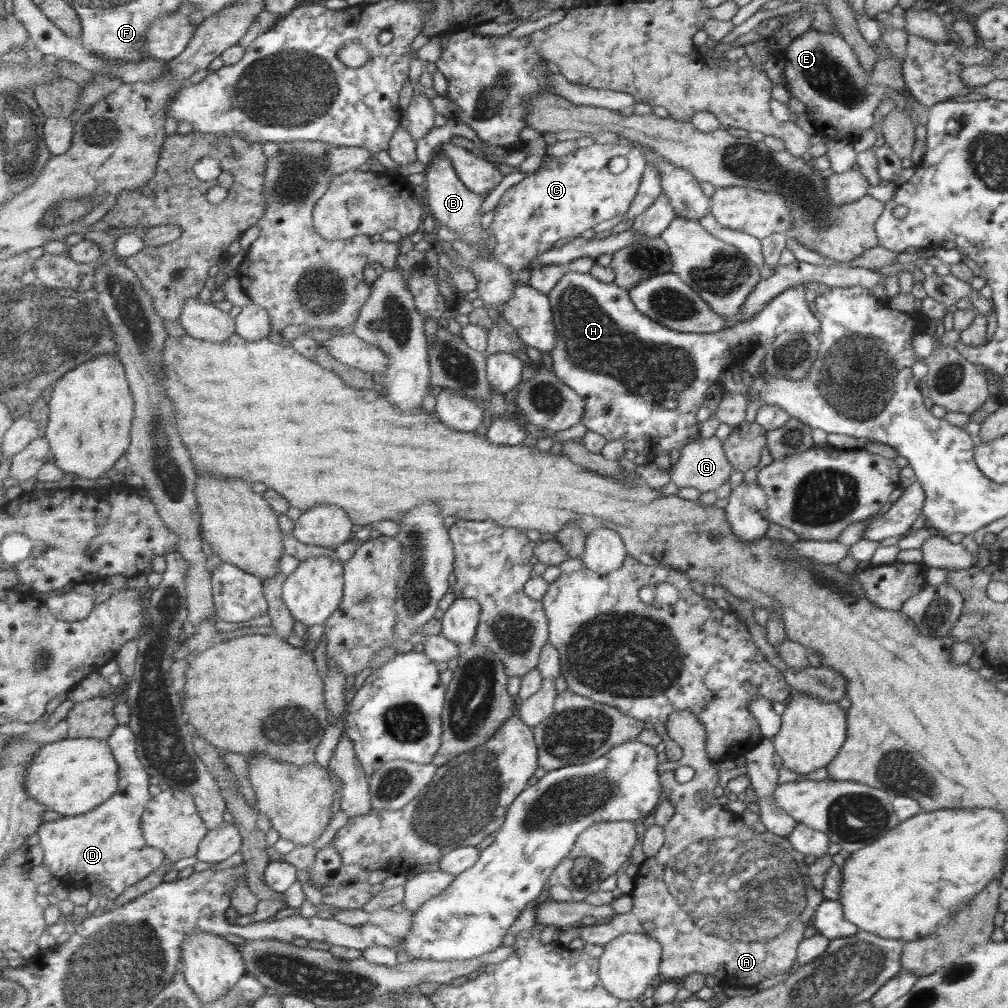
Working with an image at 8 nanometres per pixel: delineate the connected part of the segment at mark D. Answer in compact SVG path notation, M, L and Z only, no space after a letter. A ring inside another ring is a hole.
M119 725L115 734L108 740L112 751L115 752L116 760L120 764L120 788L110 801L99 806L98 809L86 814L79 814L70 818L60 818L53 822L45 822L38 834L41 838L39 843L43 848L44 865L47 866L56 879L63 883L65 888L89 887L94 882L103 882L103 890L99 893L102 900L115 901L127 892L131 886L138 885L144 878L150 877L167 860L167 854L160 849L148 844L144 838L143 817L147 812L148 805L153 799L150 794L151 773L144 766L138 756L138 736L130 725Z

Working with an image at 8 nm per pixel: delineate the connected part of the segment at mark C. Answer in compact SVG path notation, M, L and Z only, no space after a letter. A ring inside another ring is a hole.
M624 141L608 144L595 142L590 147L580 147L570 156L547 157L534 173L508 189L496 207L495 220L490 228L497 239L495 250L498 261L510 267L517 280L520 270L530 270L534 259L554 249L556 242L564 238L583 237L583 234L596 228L601 222L615 216L628 215L639 196L640 185L649 163L647 154L640 147ZM616 156L624 156L629 161L628 168L619 174L610 170L610 162Z

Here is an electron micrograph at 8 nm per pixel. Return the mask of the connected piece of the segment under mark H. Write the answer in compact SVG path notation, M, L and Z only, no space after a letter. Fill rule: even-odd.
M569 270L566 276L564 276L564 279L550 294L550 298L555 314L555 323L558 329L558 346L556 346L554 354L551 354L554 361L553 370L566 384L568 384L568 386L577 390L586 399L587 411L585 412L583 423L588 429L603 435L608 441L625 440L626 449L635 450L638 454L647 456L652 464L654 460L658 458L659 451L669 454L672 450L683 451L688 444L692 444L692 441L694 441L692 440L692 436L699 434L699 429L701 427L701 422L695 417L696 412L704 405L704 394L706 394L706 390L712 386L712 384L717 384L718 376L720 376L720 372L724 370L724 366L730 369L739 369L744 365L744 362L746 362L746 356L752 354L754 350L760 347L770 349L774 340L776 340L776 338L778 338L777 336L782 334L782 332L807 332L816 335L821 325L816 315L812 314L812 311L810 311L808 307L809 302L806 301L806 292L804 292L804 286L802 285L784 290L779 296L776 296L776 298L766 303L762 307L762 310L760 310L758 314L755 314L750 320L738 322L736 325L731 326L731 328L722 329L715 333L686 333L672 330L644 314L632 300L630 291L618 286L618 284L603 282L602 279L596 278L596 276L591 273L583 274Z

